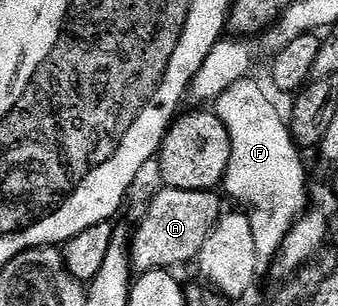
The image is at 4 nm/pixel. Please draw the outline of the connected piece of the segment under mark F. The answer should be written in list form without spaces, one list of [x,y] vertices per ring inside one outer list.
[[[246,79],[231,83],[227,91],[217,96],[215,112],[223,127],[227,127],[227,135],[231,135],[231,161],[227,163],[225,172],[224,196],[234,197],[239,204],[246,205],[241,207],[248,210],[251,232],[255,235],[258,262],[269,263],[277,256],[283,239],[307,208],[307,185],[305,189],[305,165],[301,162],[303,153],[293,143],[286,118],[273,106],[272,99],[261,90],[260,83],[253,80]]]

